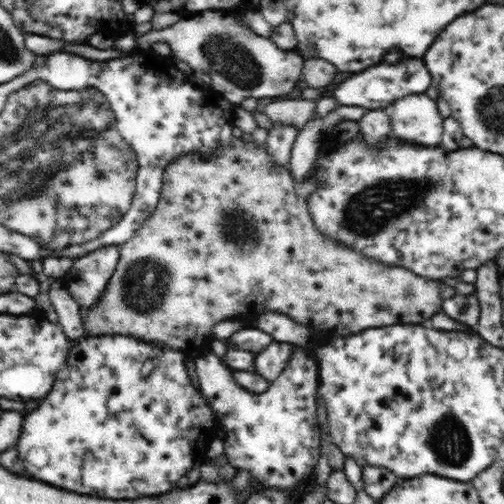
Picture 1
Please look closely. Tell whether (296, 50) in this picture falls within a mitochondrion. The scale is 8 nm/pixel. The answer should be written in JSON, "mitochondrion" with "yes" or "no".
{"mitochondrion":"no"}

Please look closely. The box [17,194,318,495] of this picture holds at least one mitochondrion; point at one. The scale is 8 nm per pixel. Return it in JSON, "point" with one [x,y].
{"point":[145,284]}

